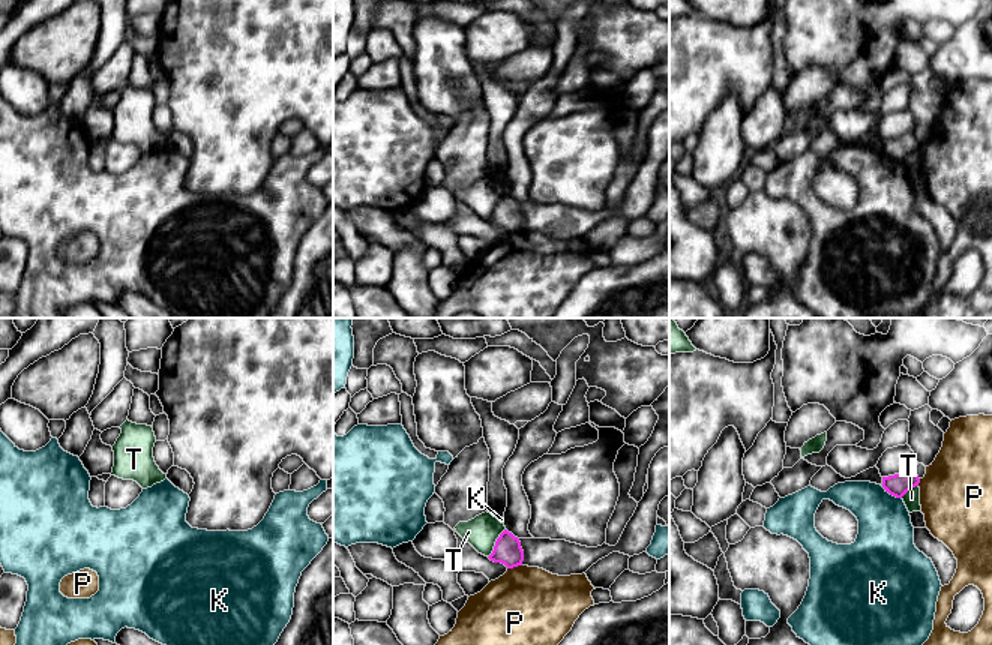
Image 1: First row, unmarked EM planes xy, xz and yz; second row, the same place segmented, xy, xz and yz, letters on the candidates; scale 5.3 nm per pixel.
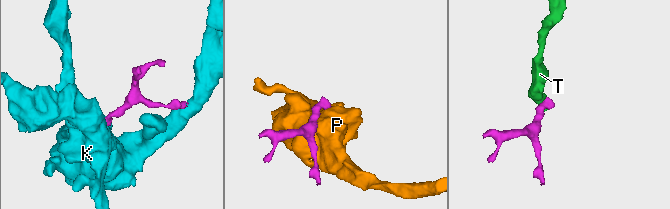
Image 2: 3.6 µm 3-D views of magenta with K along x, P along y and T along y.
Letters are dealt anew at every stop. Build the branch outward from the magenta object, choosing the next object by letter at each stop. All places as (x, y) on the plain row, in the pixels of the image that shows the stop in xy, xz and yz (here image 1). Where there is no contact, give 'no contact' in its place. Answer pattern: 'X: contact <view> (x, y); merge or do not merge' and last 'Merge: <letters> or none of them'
K: contact yz (892, 158); do not merge
P: contact xz (514, 230); do not merge
T: contact xz (496, 207); do not merge
Merge: none of them

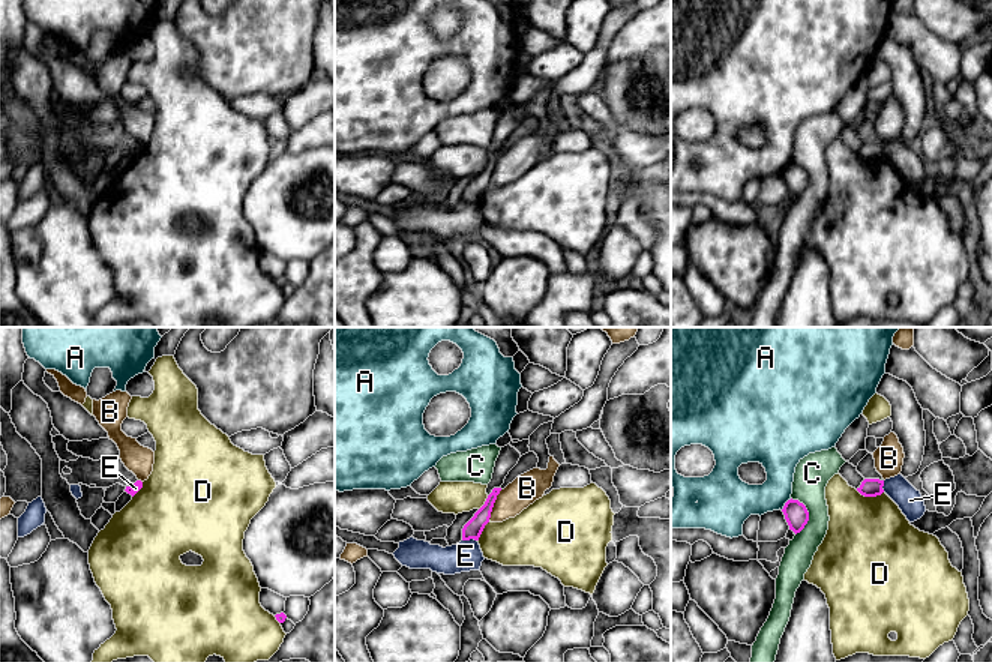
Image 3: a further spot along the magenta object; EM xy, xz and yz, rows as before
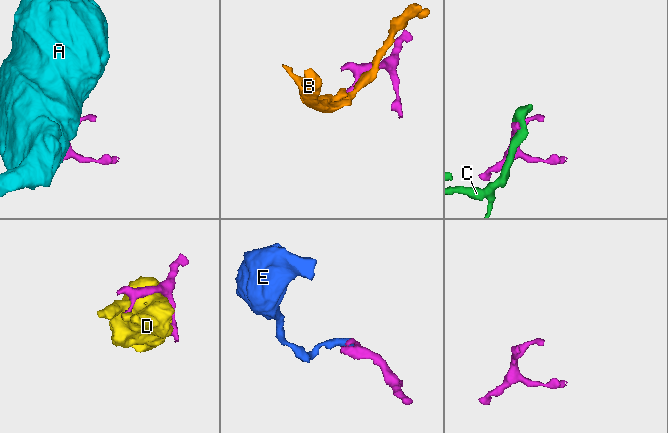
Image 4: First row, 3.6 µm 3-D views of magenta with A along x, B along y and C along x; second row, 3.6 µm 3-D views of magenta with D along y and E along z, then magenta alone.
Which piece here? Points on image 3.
A: contact yz (785, 167); do not merge
B: contact xz (492, 168); do not merge
C: contact yz (808, 177); do not merge
D: contact yz (869, 159); do not merge
E: contact xz (468, 203); do not merge
Merge: none of them

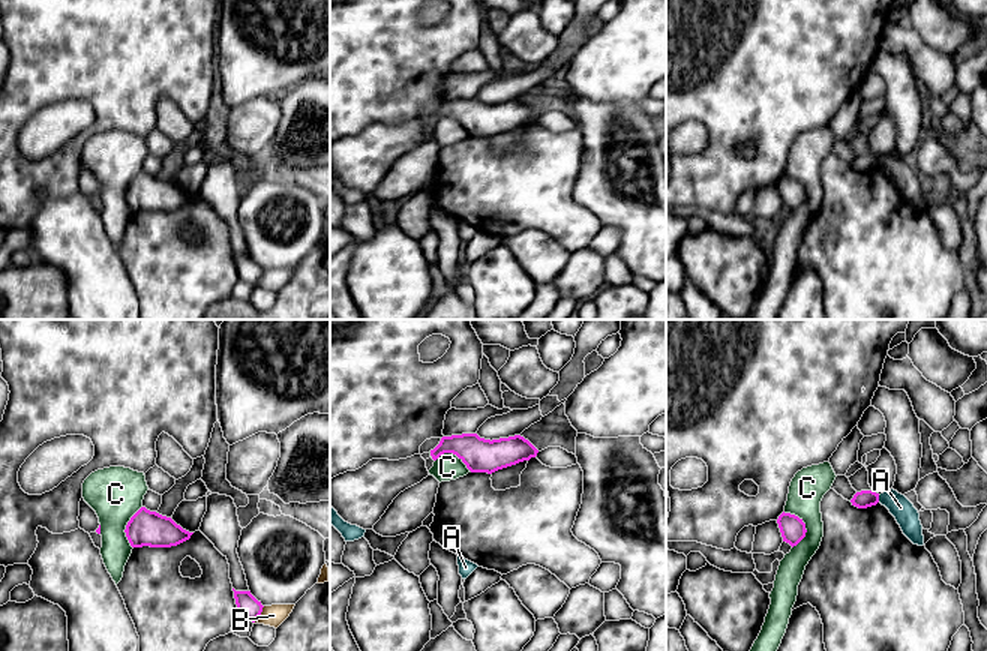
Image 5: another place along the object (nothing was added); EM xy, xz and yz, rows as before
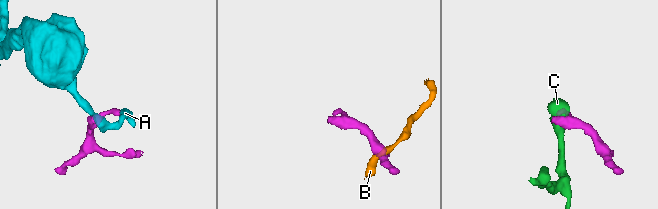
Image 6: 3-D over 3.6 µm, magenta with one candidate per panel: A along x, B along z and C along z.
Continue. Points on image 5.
A: contact yz (878, 162); do not merge
B: contact xy (260, 278); do not merge
C: contact yz (804, 189); do not merge
Merge: none of them

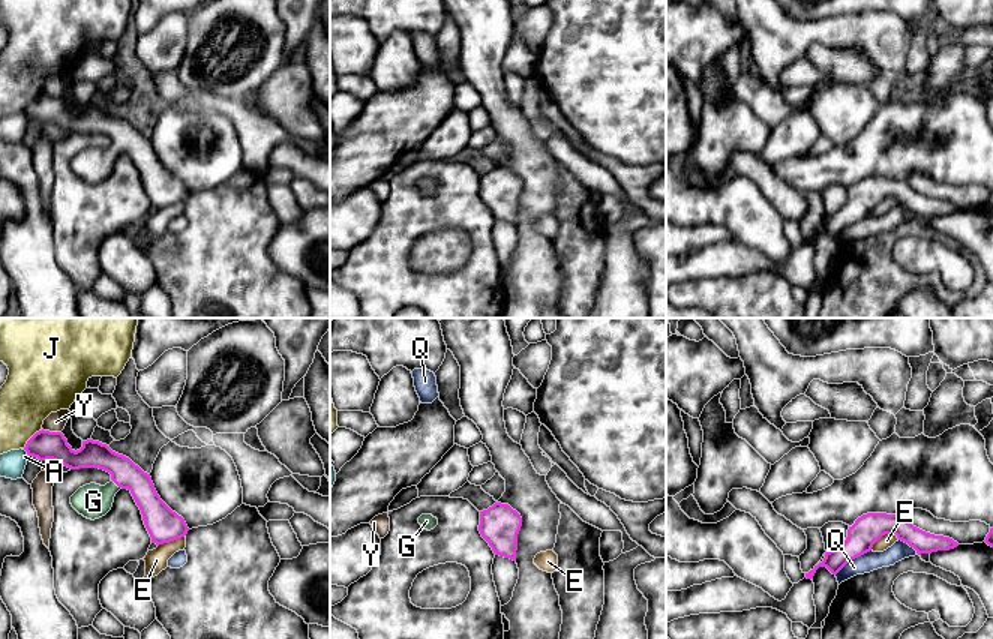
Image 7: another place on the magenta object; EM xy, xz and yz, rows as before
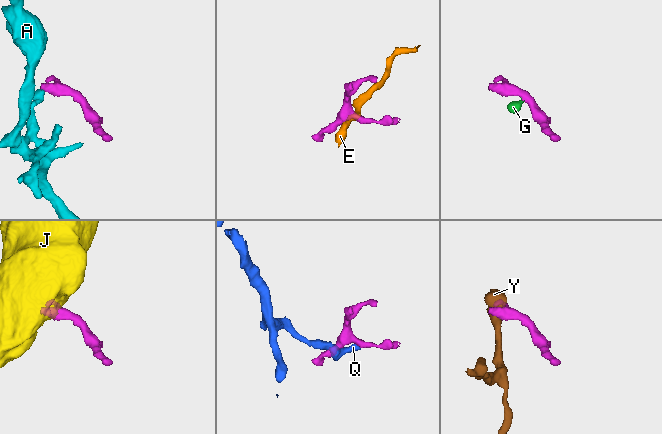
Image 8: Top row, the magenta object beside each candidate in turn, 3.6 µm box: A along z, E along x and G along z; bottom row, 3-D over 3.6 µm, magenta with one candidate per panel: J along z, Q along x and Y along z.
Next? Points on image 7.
A: contact xy (26, 114); do not merge
E: contact yz (884, 198); do not merge
G: contact xy (117, 149); merge
J: contact xy (30, 102); do not merge
Q: contact yz (852, 222); do not merge
Y: contact xy (51, 96); do not merge
Merge: G

